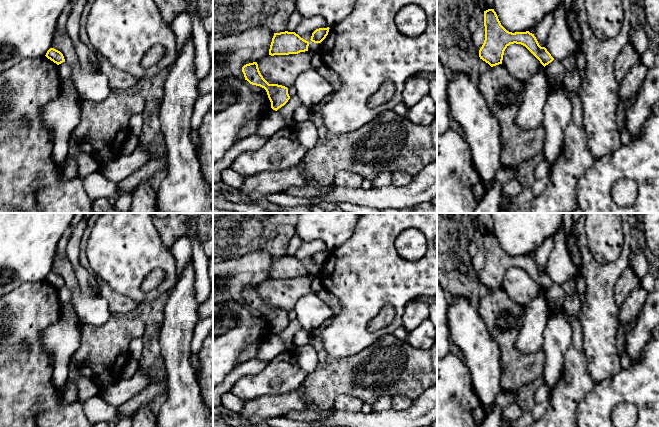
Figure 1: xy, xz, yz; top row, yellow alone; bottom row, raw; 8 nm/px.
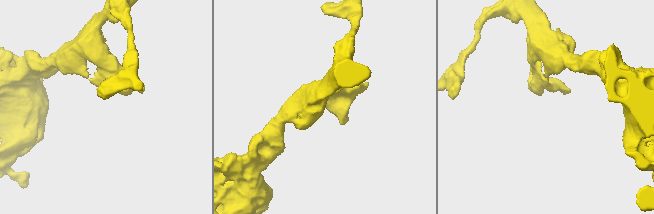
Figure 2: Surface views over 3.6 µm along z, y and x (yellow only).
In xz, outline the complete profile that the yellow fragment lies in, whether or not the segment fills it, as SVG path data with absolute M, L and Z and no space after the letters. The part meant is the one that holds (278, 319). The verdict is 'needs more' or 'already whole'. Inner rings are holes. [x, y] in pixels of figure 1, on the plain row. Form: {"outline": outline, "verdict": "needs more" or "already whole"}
{"outline": "M257 286L244 289L242 291L242 296L245 304L247 304L250 308L260 310L266 314L273 334L277 335L290 323L287 311L278 308L269 308L263 302L259 295Z", "verdict": "already whole"}

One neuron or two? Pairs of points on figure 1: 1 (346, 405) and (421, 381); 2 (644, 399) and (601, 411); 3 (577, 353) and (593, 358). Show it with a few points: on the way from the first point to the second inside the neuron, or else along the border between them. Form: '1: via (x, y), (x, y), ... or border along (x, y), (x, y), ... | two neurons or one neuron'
1: border along (338, 395), (353, 395), (363, 402) | two neurons
2: via (633, 396), (616, 396), (612, 400) | one neuron
3: border along (581, 332), (586, 371), (591, 377) | two neurons

